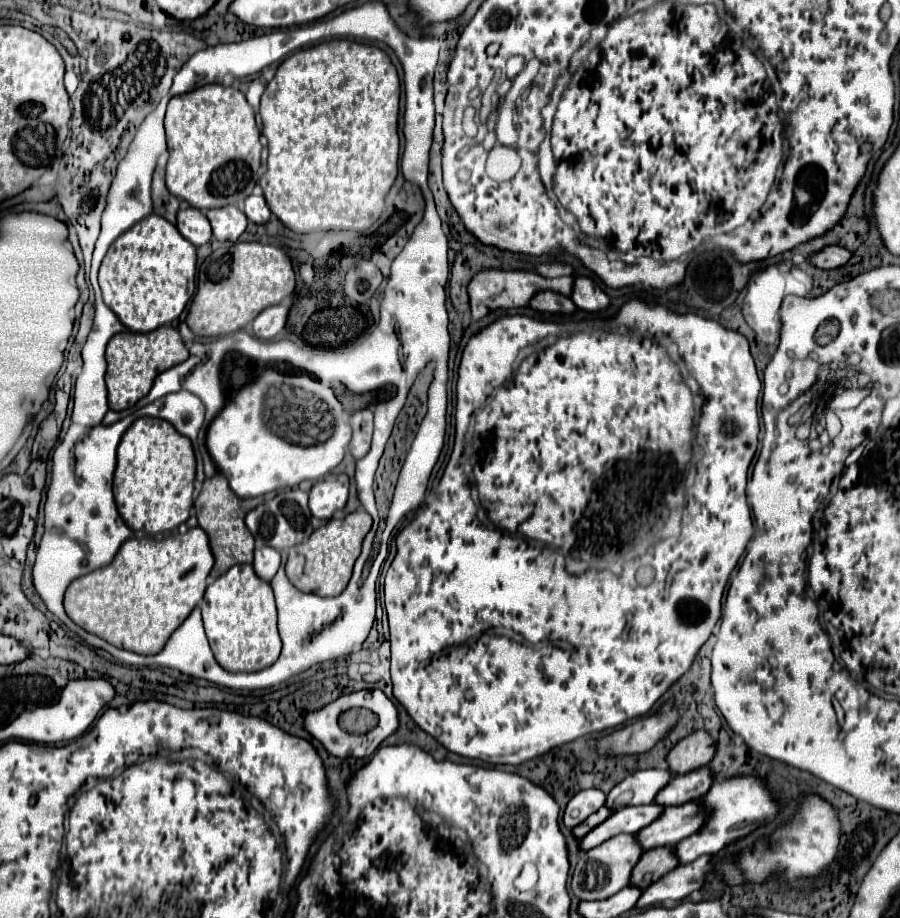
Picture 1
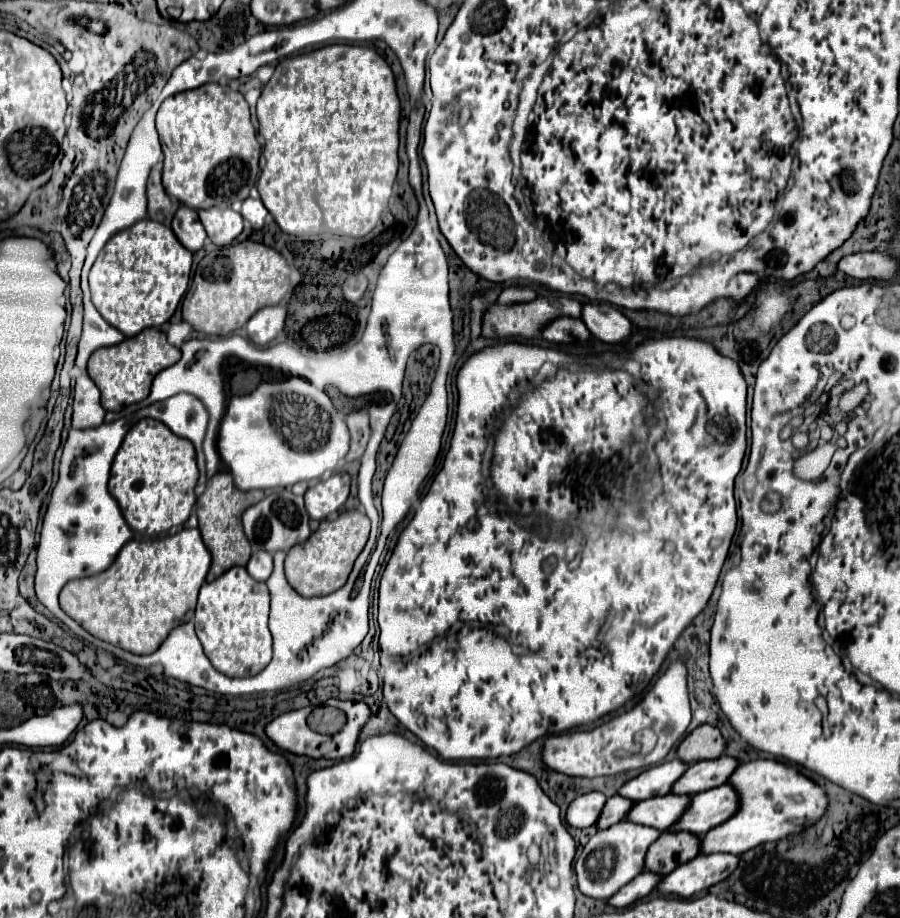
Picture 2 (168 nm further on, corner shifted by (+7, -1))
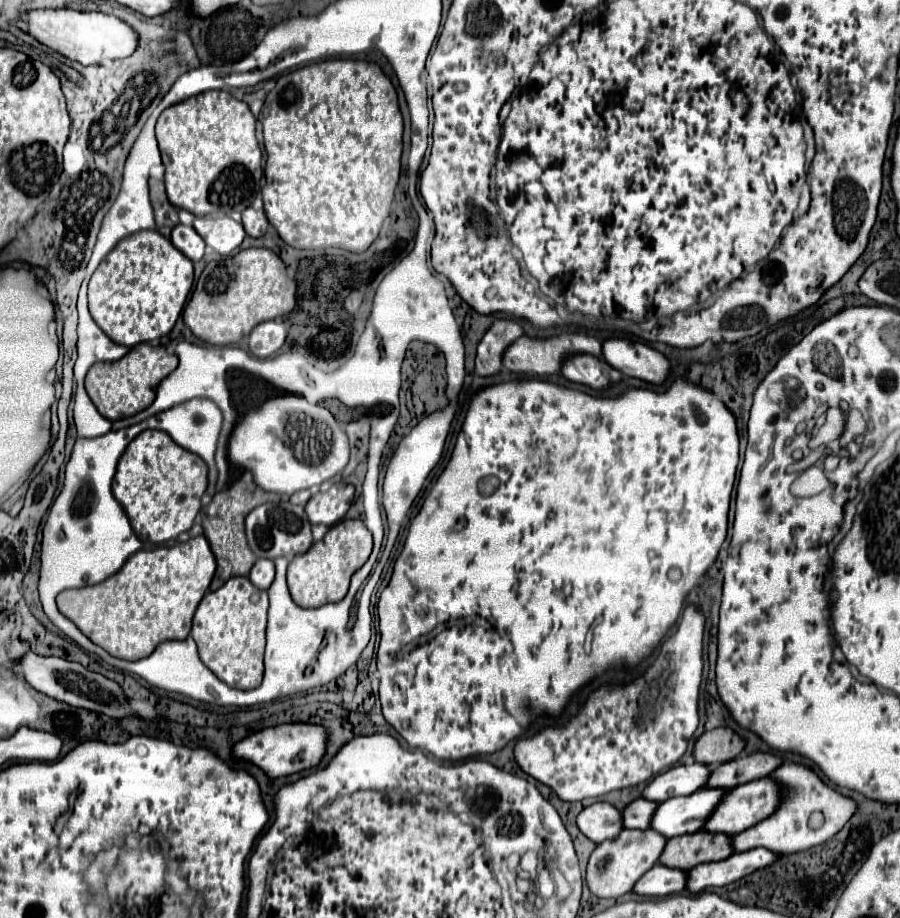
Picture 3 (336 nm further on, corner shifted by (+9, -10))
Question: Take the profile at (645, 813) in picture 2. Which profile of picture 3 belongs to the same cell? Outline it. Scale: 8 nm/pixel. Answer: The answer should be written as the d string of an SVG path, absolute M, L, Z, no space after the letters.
M698 789L688 797L666 799L656 807L650 827L662 833L666 839L700 831L706 817L722 799L722 793L724 791L720 789Z

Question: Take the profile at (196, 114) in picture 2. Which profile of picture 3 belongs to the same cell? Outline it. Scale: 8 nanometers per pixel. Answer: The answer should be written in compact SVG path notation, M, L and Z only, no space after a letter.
M220 89L200 93L164 109L156 123L156 139L162 153L162 163L166 167L166 195L174 207L186 209L196 217L220 211L222 215L230 215L232 211L242 213L250 205L250 199L260 191L262 153L256 141L256 119L250 113L248 105L234 99L228 91Z

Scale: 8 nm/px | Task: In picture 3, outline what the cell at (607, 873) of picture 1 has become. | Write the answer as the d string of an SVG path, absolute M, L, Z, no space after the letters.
M622 829L616 839L608 839L600 845L590 855L588 869L586 869L586 883L592 895L600 899L616 899L622 897L624 893L632 891L634 883L658 863L658 857L666 845L666 837L660 835L654 829Z

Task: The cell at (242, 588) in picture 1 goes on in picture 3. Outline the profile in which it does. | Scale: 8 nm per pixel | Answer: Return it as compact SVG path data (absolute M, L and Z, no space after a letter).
M230 577L218 591L206 593L196 609L190 635L198 645L200 659L218 679L234 689L254 689L262 683L266 613L268 595L256 589L248 577Z

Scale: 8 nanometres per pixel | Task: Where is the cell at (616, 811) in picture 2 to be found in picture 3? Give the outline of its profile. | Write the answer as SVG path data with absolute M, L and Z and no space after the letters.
M636 799L628 803L622 811L622 823L624 827L634 827L634 829L648 829L652 813L656 809L656 803L646 801L646 799Z

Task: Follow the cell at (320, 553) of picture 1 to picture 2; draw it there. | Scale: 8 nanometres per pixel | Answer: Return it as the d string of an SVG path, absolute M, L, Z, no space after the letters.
M348 510L334 520L322 520L320 528L308 538L308 542L294 546L286 556L284 568L286 568L286 578L290 586L300 596L308 596L308 598L336 592L346 584L348 574L354 566L354 560L366 546L368 536L370 536L370 520L360 510Z

